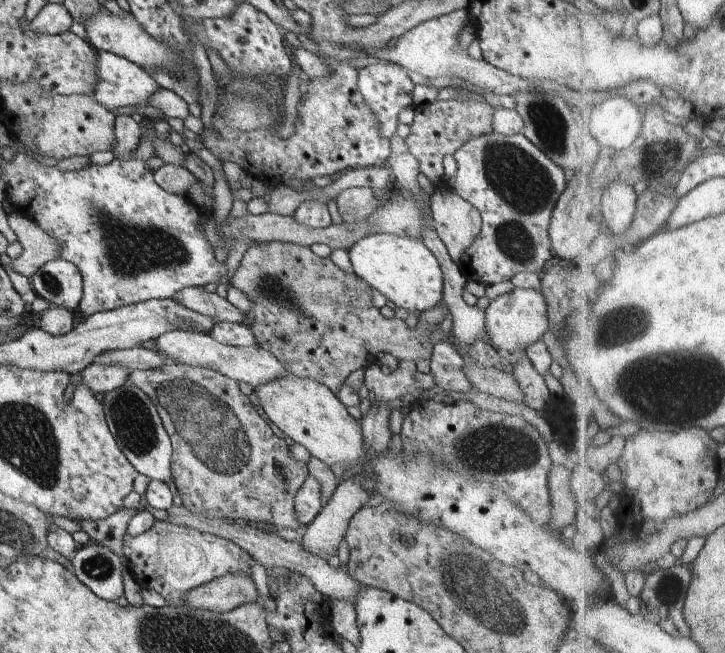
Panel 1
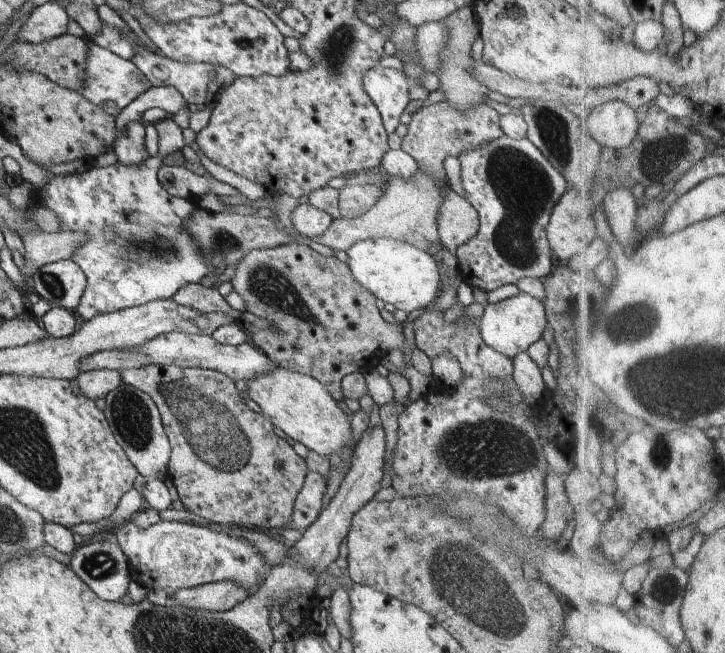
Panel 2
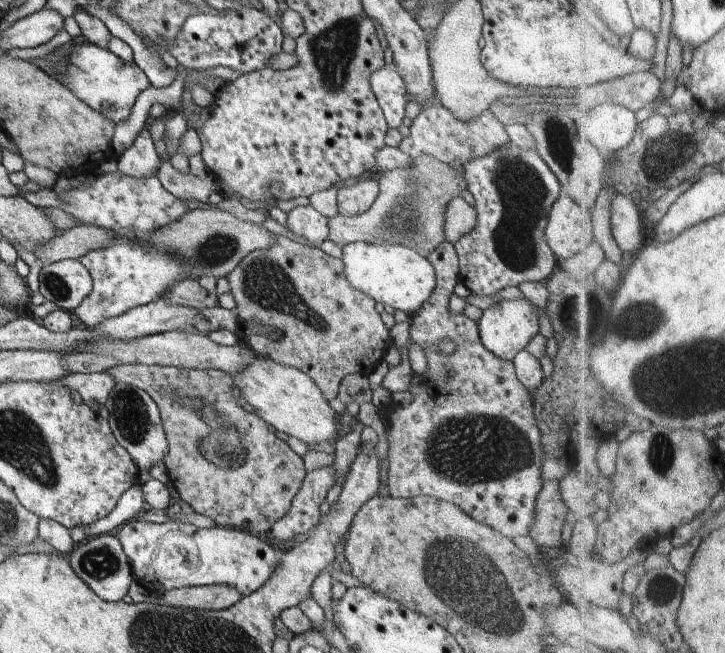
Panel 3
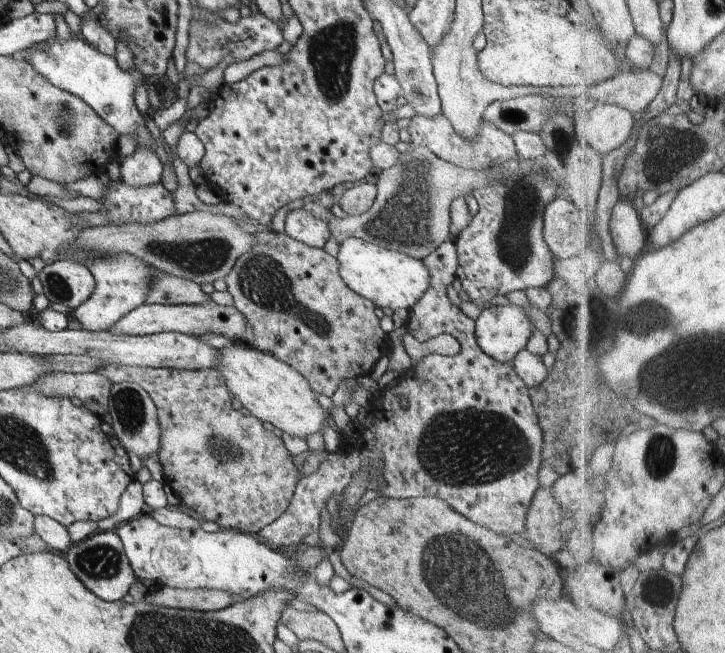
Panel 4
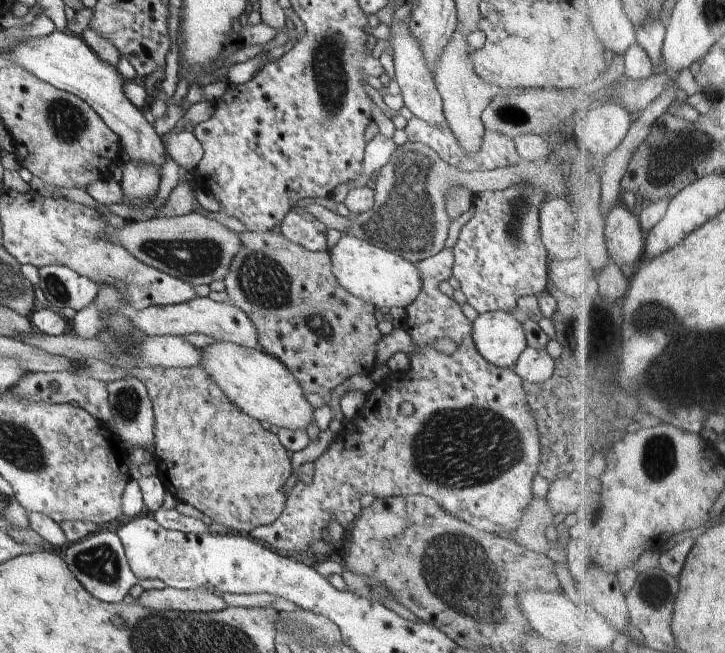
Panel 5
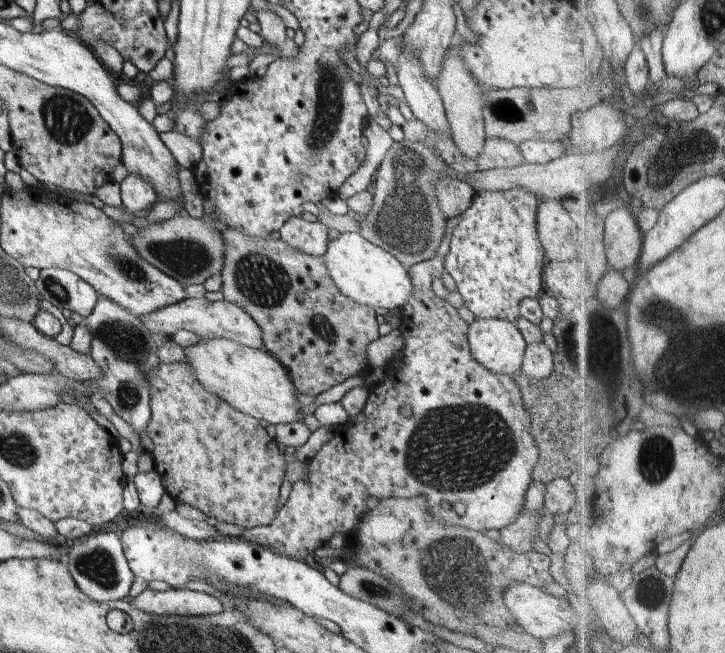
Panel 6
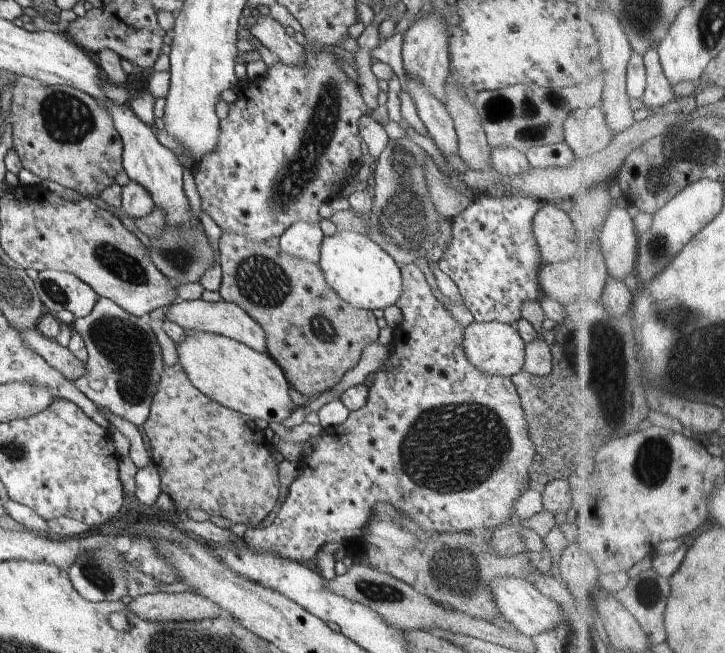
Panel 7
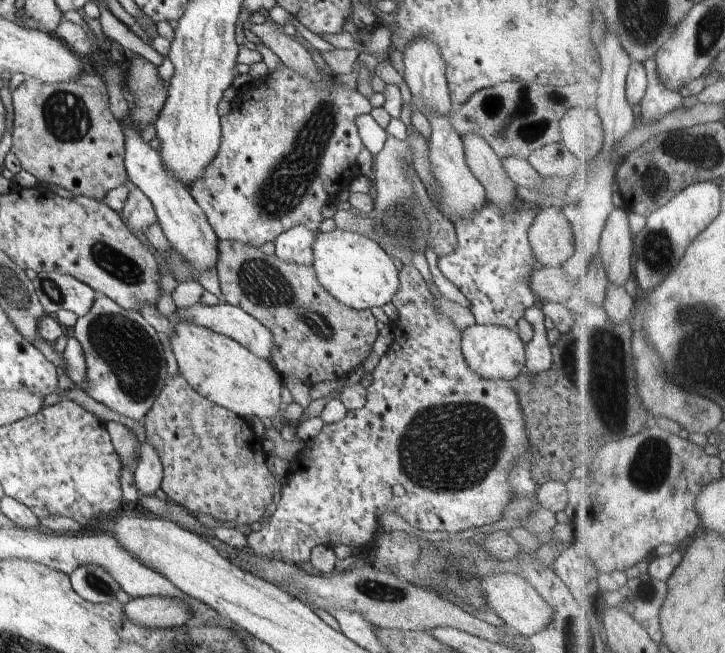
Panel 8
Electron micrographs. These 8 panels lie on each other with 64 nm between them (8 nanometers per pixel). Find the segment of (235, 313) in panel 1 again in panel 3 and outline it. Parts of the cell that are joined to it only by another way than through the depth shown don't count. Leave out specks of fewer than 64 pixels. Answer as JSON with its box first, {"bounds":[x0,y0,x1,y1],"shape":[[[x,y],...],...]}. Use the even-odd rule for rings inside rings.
{"bounds":[158,277,220,308],"shape":[[[186,277],[176,282],[170,288],[167,294],[162,293],[158,299],[166,299],[175,305],[186,305],[194,308],[220,307],[217,305],[216,293],[209,293],[204,289],[196,279]]]}

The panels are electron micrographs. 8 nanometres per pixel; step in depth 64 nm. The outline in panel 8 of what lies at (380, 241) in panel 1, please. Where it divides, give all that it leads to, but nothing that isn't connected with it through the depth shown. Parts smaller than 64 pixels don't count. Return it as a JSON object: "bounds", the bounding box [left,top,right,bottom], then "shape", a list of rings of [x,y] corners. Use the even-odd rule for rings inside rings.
{"bounds":[313,229,399,310],"shape":[[[342,229],[322,233],[318,231],[313,245],[313,264],[320,284],[336,299],[346,306],[356,310],[366,310],[373,306],[384,306],[395,297],[399,289],[399,270],[392,260],[391,255],[367,235],[353,233]]]}

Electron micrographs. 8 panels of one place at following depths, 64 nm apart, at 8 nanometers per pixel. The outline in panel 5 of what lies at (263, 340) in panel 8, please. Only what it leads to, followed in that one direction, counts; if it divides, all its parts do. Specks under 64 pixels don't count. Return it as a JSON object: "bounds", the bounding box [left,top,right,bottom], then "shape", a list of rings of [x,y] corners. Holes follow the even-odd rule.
{"bounds":[129,297,259,348],"shape":[[[196,297],[188,302],[166,306],[152,305],[129,313],[129,319],[148,336],[196,333],[212,337],[216,341],[230,341],[249,348],[259,348],[258,333],[251,318],[236,305],[219,303],[209,297]]]}

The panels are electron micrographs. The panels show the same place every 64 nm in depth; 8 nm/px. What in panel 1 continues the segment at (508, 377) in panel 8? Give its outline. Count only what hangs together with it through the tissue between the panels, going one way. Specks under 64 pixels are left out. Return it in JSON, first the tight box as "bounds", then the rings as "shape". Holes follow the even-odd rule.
{"bounds":[485,287,550,355],"shape":[[[516,287],[511,293],[499,296],[485,308],[487,340],[505,355],[518,355],[528,346],[550,333],[550,317],[543,293],[534,289]]]}

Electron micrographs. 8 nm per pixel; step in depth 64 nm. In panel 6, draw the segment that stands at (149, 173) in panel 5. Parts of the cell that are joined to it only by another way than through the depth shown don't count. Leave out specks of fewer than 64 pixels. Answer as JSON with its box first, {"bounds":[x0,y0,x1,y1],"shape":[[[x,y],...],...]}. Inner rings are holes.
{"bounds":[120,173,157,213],"shape":[[[128,173],[120,186],[123,208],[132,213],[146,210],[148,206],[153,206],[157,201],[156,191],[150,183],[132,173]]]}

